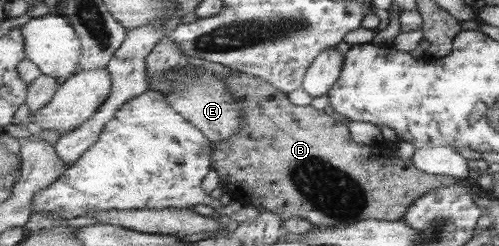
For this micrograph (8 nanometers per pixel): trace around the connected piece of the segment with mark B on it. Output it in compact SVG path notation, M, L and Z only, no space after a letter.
M233 71L231 74L227 77L221 77L224 78L224 82L229 86L229 89L235 94L235 97L239 98L239 103L241 104L241 107L243 108L243 128L241 128L241 132L238 134L235 134L232 138L229 140L220 141L218 143L215 143L213 145L213 150L215 151L213 153L213 168L217 171L217 174L220 176L220 180L226 181L229 184L229 190L226 192L230 197L232 197L233 200L240 201L241 203L252 205L258 208L258 210L271 210L272 212L275 212L276 214L279 214L279 217L282 220L288 220L290 216L300 216L300 218L303 218L304 220L307 220L312 225L322 226L322 225L331 225L331 226L346 226L351 225L356 222L360 222L362 220L366 219L376 219L376 220L388 220L388 221L402 221L403 218L406 216L406 213L409 212L409 208L418 200L418 197L424 196L425 194L428 194L429 192L433 192L433 190L438 190L439 188L442 188L443 186L450 186L458 181L457 178L452 178L451 176L442 176L441 174L428 174L427 172L424 172L423 170L420 170L419 168L416 168L416 165L413 163L413 159L398 159L396 155L394 154L395 149L395 143L389 142L387 144L376 144L376 145L370 145L366 146L365 144L358 144L357 142L354 142L354 139L352 138L349 126L346 126L346 123L343 119L341 119L336 114L328 115L326 112L321 110L317 110L314 108L314 106L311 105L305 105L305 106L297 106L292 104L290 102L290 98L288 98L288 93L285 91L278 90L278 87L272 86L272 84L266 82L266 80L248 75L247 73L240 73L240 71Z

